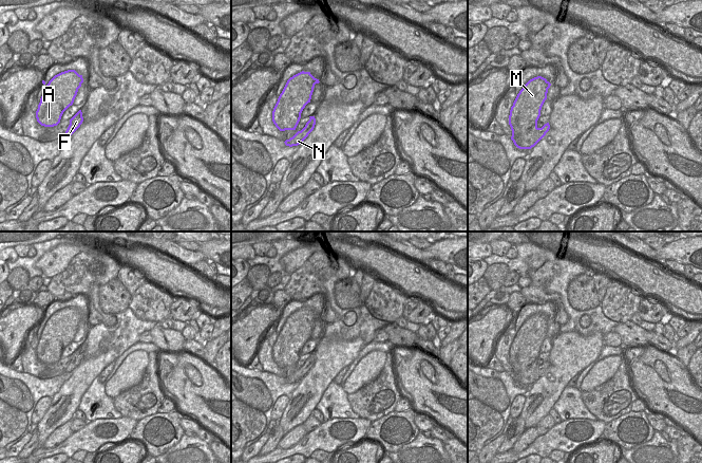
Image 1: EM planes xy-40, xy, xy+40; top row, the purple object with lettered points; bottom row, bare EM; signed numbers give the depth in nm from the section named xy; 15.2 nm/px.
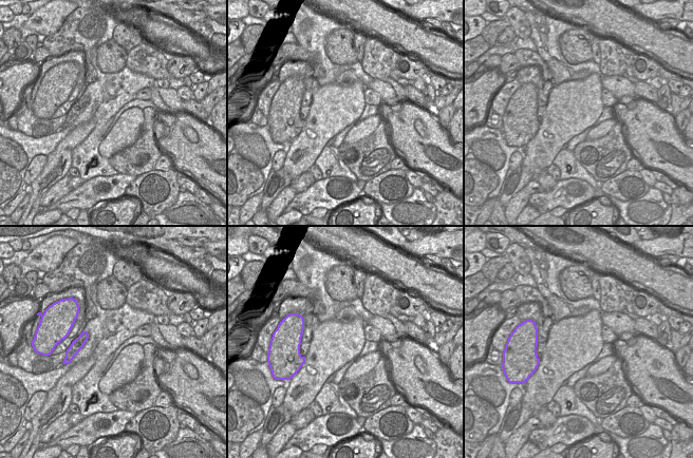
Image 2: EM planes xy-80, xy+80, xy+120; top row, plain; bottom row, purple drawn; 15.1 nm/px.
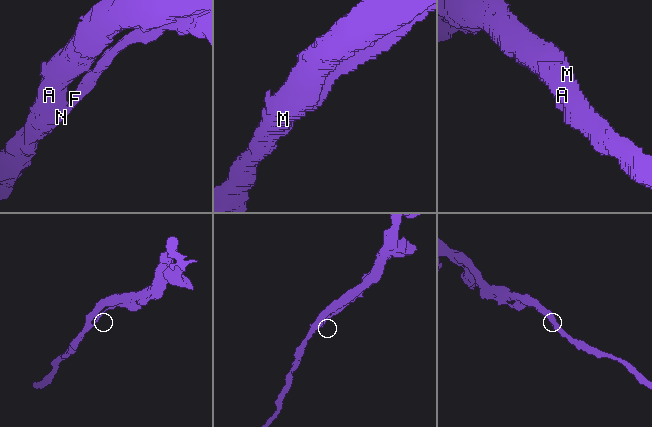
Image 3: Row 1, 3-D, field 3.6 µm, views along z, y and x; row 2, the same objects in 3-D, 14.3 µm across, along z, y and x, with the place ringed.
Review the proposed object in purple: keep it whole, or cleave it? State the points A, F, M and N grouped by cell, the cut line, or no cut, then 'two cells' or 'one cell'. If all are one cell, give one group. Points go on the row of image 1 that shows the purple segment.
A F M N | no cut | one cell

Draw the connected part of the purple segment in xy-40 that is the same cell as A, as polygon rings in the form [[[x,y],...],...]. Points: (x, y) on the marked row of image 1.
[[[75,70],[55,75],[48,85],[42,80],[46,87],[36,111],[37,122],[44,127],[57,126],[63,112],[73,105],[82,82],[82,75]]]

